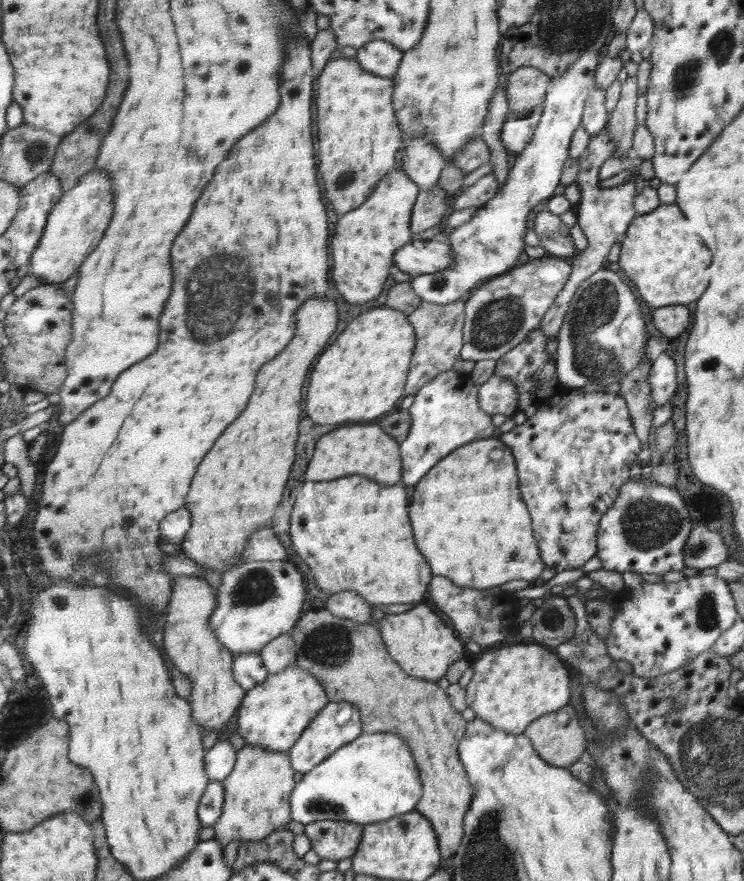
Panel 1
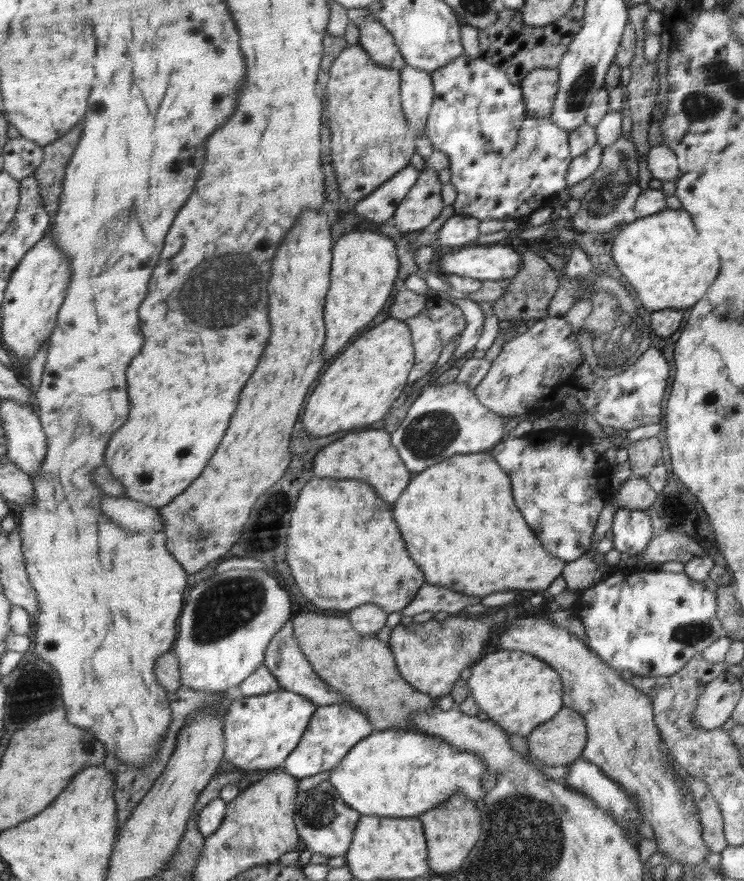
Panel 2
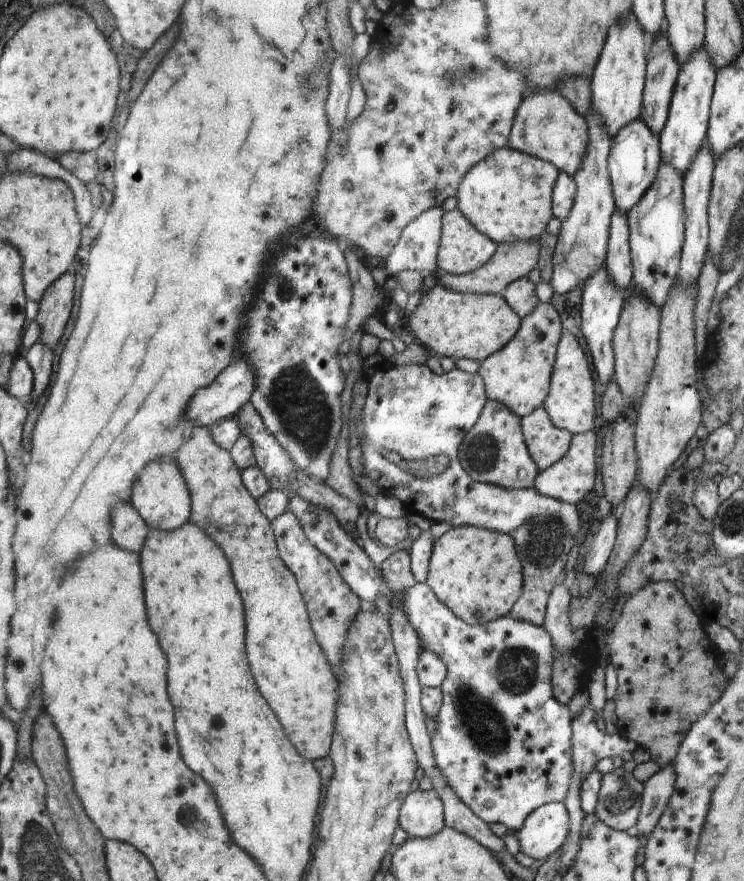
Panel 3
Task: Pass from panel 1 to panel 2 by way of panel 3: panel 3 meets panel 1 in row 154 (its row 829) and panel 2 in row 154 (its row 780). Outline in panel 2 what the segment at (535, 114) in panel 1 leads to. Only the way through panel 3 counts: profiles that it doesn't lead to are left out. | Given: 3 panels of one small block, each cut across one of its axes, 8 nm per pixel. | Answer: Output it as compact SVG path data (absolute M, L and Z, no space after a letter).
M460 56L460 59L452 60L452 63L432 71L429 75L433 80L434 98L429 110L425 132L433 144L432 149L448 155L450 161L448 169L451 172L449 182L453 185L457 193L456 200L451 204L456 215L474 217L480 222L486 220L486 218L503 221L527 221L530 214L544 204L546 198L550 198L556 192L564 191L568 187L567 171L570 170L571 163L574 162L574 157L570 151L569 133L555 122L550 122L548 118L534 118L533 114L528 114L528 110L526 110L526 98L522 98L523 89L521 86L514 86L514 82L508 78L507 73L503 69L496 68L496 65L492 65L490 62L479 58Z

